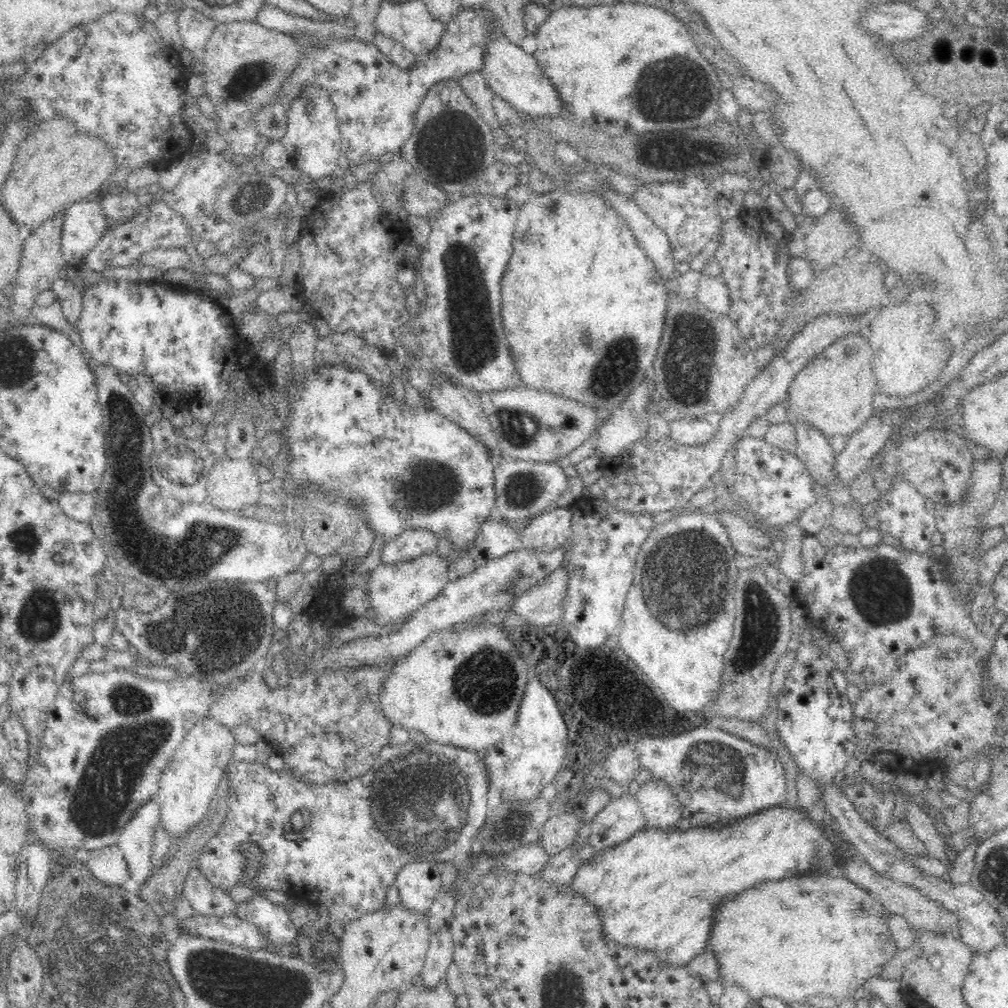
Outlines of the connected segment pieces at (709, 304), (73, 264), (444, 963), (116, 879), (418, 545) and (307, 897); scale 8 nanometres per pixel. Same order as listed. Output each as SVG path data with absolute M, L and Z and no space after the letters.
M702 273L697 301L712 312L728 315L731 307L728 285L721 277L712 277Z
M98 197L82 198L67 207L61 232L61 251L67 267L80 272L83 256L96 246L110 227Z
M449 926L431 935L421 976L417 980L418 984L432 988L445 979L448 967L452 964L454 947Z
M117 844L87 851L82 858L98 882L106 886L130 885L130 871Z
M407 529L401 536L385 543L382 549L382 565L408 563L437 552L436 535L422 529Z
M413 736L399 737L394 743L385 746L375 758L374 764L366 774L362 774L349 782L334 782L326 785L314 785L302 781L302 778L295 776L286 768L280 772L270 770L262 759L254 762L240 762L232 760L227 768L226 788L224 791L229 797L229 807L226 818L218 830L218 834L213 836L202 849L197 858L197 868L214 885L223 888L225 891L234 888L234 886L244 885L250 882L250 877L244 873L244 857L236 849L242 842L255 842L261 848L261 865L258 872L253 876L257 886L266 888L270 893L287 901L299 901L310 906L324 906L328 910L329 930L342 932L346 925L352 920L376 912L383 908L386 900L388 888L395 884L395 877L405 864L410 862L433 861L443 864L445 861L454 860L455 857L469 854L473 851L474 840L479 830L488 820L493 806L490 795L490 779L485 773L485 766L476 750L466 750L456 748L450 745L438 744L433 741L420 741Z

